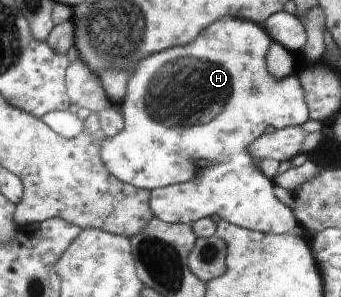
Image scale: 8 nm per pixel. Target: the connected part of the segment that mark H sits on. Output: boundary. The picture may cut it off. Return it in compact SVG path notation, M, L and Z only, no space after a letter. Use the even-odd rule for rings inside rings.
M236 17L220 18L216 20L216 24L208 26L208 32L204 32L204 36L196 38L192 44L184 46L176 46L176 48L168 48L164 52L158 52L156 56L148 56L144 60L140 60L140 64L134 70L134 76L130 76L127 84L126 96L120 106L123 114L124 128L120 133L104 138L101 147L101 159L105 162L109 172L112 172L117 179L123 183L134 185L136 188L148 189L151 192L150 207L155 217L168 223L186 223L194 225L197 220L210 216L220 216L221 219L230 222L230 224L240 225L241 227L257 230L263 233L281 234L299 234L301 231L300 224L292 214L291 208L284 205L275 195L273 180L258 171L253 166L251 156L251 145L264 135L264 130L268 126L272 128L283 129L284 127L302 125L309 120L309 108L305 99L305 90L302 88L300 79L297 77L297 71L284 76L284 78L276 78L270 74L266 64L266 53L272 42L271 35L259 24L249 20ZM200 160L208 160L208 162L218 162L212 164L210 168L200 166Z

